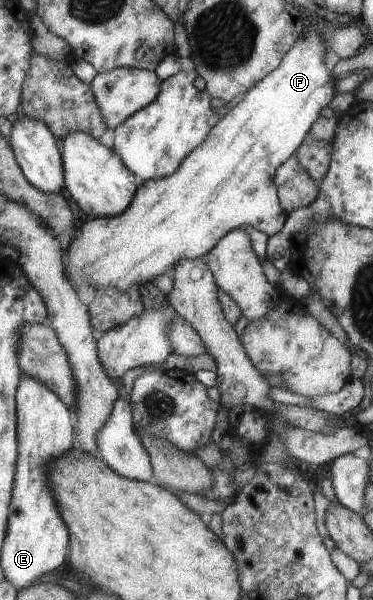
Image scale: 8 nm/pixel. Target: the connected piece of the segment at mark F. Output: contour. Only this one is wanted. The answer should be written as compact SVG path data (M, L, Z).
M304 29L304 32L298 40L294 41L292 48L289 52L281 58L280 64L266 75L256 85L252 85L242 96L235 106L233 106L228 113L226 113L212 129L209 130L208 136L196 148L192 149L190 154L180 162L178 169L174 170L168 176L160 177L157 179L148 179L142 183L138 183L136 196L130 201L129 208L124 213L120 213L115 217L95 217L93 220L84 222L79 231L74 234L74 238L69 242L68 249L65 250L66 261L66 278L70 282L74 290L80 286L92 286L94 289L98 287L114 287L119 291L127 291L133 288L134 285L139 286L145 282L152 282L154 277L162 273L172 271L174 265L178 264L182 259L193 259L201 257L203 254L208 253L210 249L224 237L229 230L236 229L237 227L253 226L256 230L264 232L266 236L270 236L278 232L285 222L286 212L280 205L280 199L277 195L277 187L273 182L273 174L280 168L290 155L296 152L303 140L306 140L310 126L317 120L319 110L326 107L329 100L333 97L334 78L330 76L331 71L324 65L325 44L319 38L316 32Z

